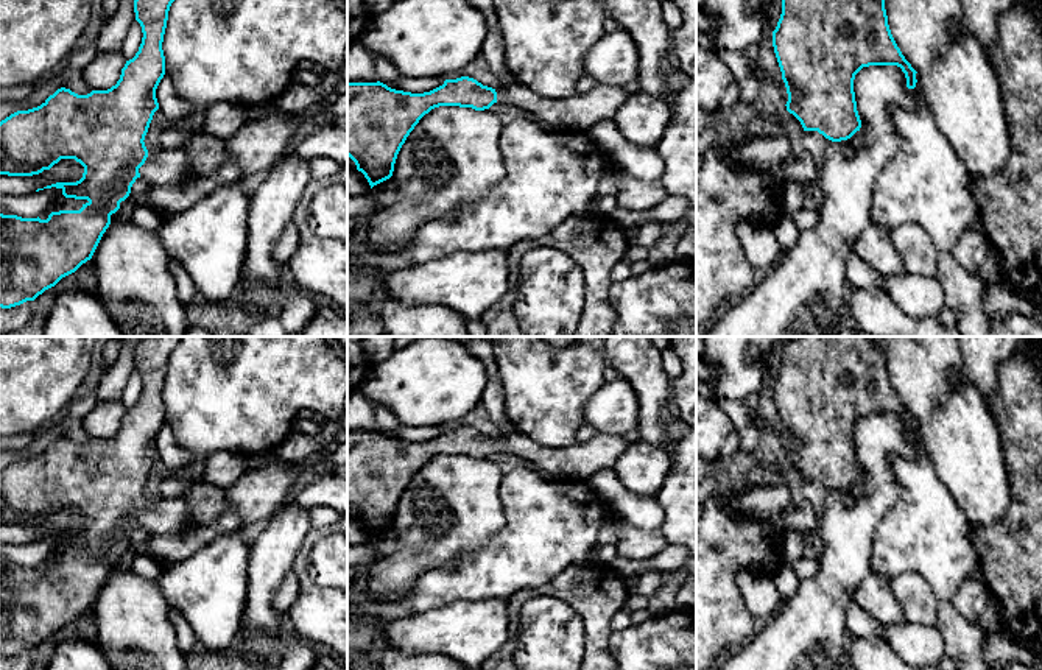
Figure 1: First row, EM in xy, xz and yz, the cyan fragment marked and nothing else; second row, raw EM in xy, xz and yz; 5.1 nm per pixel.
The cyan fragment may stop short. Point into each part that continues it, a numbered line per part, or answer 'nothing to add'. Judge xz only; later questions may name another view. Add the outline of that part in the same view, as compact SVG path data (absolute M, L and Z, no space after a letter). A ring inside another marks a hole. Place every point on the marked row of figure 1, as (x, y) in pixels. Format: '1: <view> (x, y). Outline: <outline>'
1: xz (577, 114). Outline: M509 73L498 81L497 103L522 108L554 131L586 132L592 125L612 118L629 93L621 86L597 84L570 98L542 98Z

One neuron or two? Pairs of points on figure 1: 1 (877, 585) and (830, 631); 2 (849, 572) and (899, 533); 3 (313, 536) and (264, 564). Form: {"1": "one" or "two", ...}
{"1": "two", "2": "two", "3": "two"}

